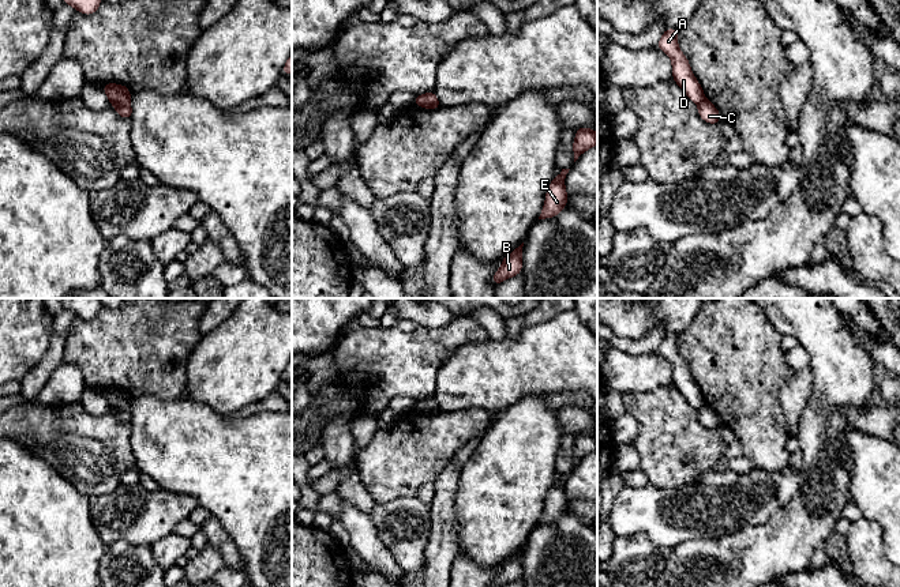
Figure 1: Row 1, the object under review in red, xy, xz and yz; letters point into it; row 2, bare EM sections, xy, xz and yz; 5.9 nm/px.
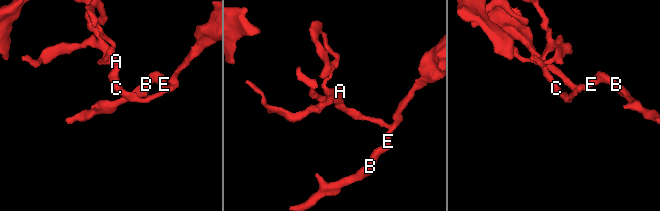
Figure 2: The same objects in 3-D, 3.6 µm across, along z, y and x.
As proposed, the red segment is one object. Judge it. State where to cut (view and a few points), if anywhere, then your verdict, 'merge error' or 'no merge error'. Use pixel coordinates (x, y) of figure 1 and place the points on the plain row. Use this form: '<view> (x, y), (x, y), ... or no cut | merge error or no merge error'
xy (130, 406), (111, 409) | merge error

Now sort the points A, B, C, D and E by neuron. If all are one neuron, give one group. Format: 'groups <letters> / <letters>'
groups A D / B C E

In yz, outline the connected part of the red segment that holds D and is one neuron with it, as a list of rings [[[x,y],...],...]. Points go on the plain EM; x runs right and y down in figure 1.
[[[674,332],[665,334],[656,353],[670,361],[672,368],[672,384],[686,400],[697,410],[704,406],[704,395],[695,384],[687,362],[678,351],[678,336]]]

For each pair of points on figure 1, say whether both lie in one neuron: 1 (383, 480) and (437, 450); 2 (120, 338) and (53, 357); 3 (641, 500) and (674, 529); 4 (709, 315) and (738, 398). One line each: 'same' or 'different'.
1: same
2: different
3: same
4: same

